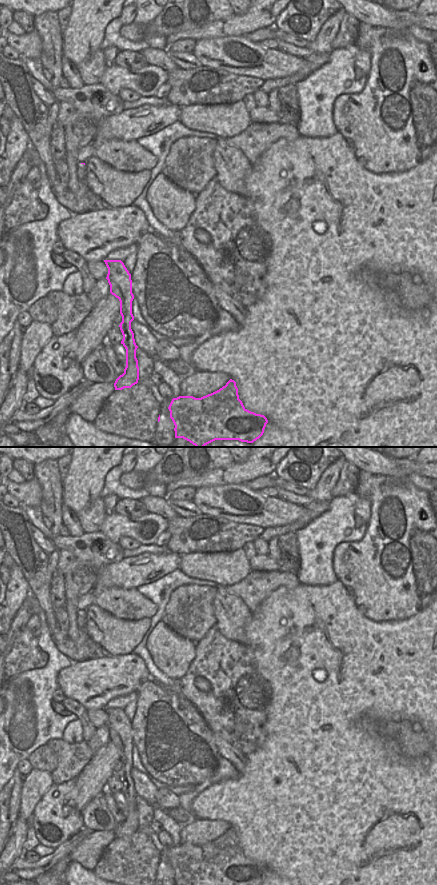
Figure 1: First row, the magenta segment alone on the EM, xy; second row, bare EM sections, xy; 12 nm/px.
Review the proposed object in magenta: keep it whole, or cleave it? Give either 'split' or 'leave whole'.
split

